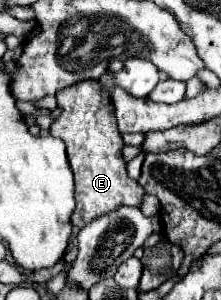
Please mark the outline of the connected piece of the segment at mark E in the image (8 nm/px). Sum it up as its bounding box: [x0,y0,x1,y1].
[50,80,144,228]

